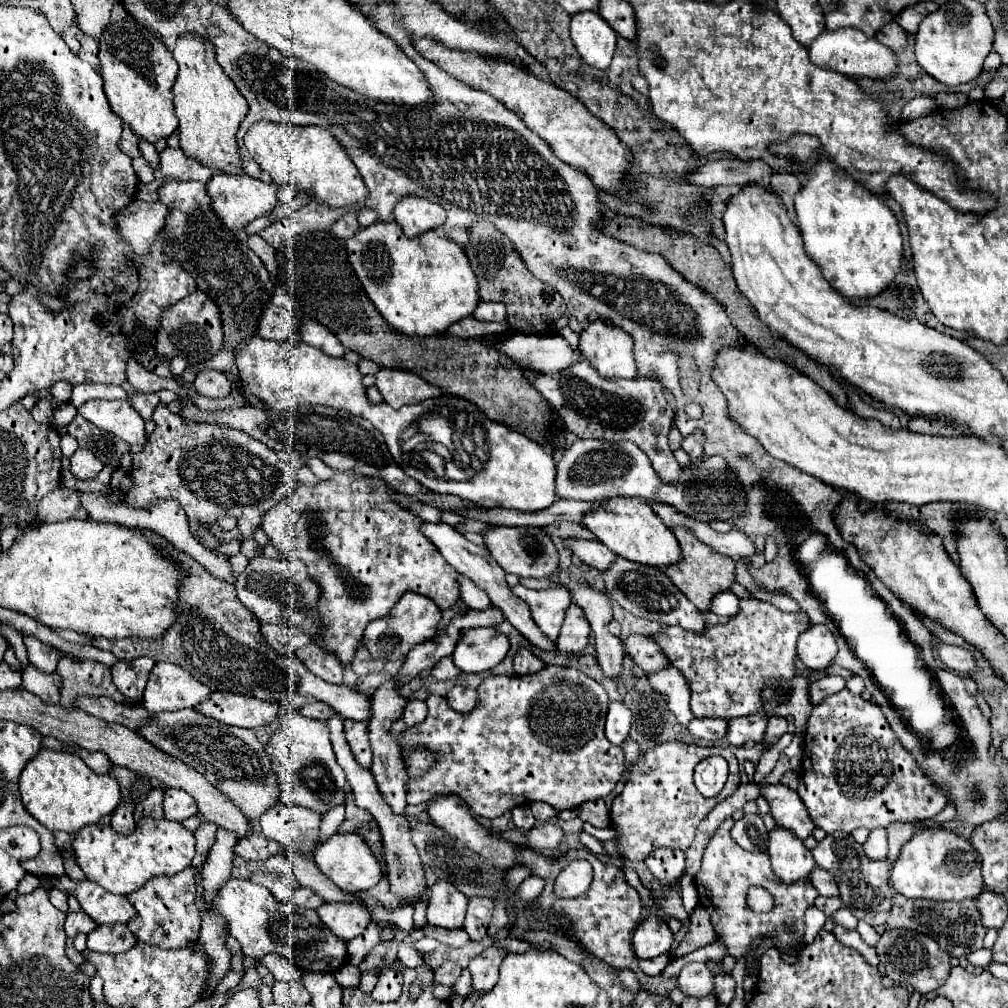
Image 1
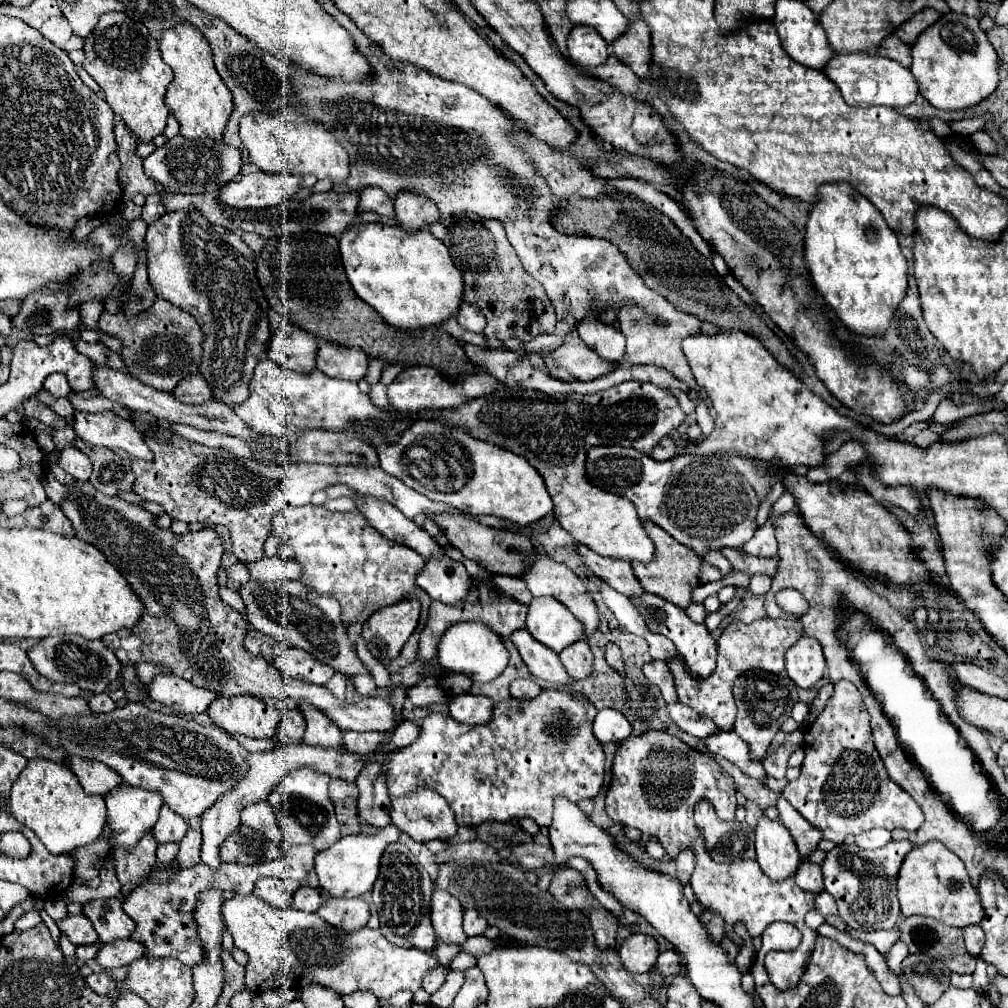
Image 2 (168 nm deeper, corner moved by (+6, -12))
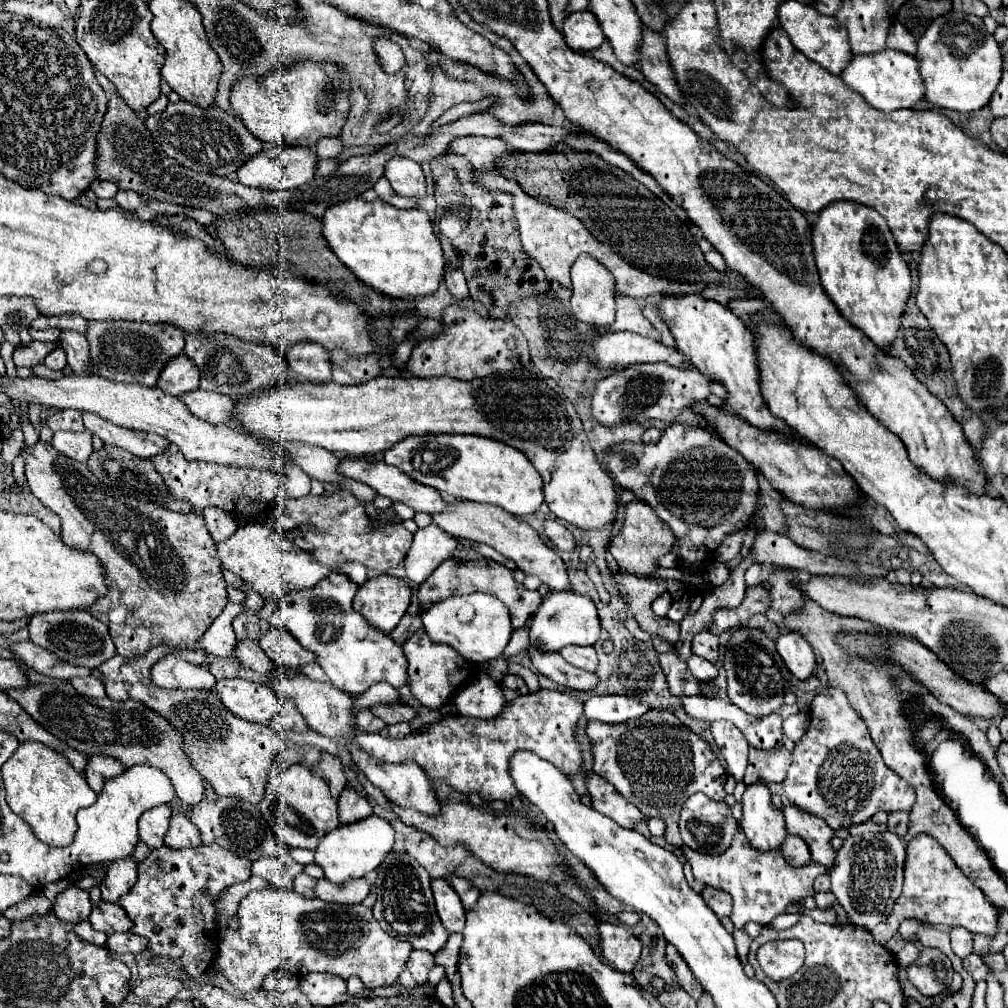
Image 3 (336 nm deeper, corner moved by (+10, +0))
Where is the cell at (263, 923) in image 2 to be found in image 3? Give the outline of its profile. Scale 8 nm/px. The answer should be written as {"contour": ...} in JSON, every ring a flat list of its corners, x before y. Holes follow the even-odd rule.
{"contour":[[266,886,262,890,252,890,248,896,244,896,236,916,240,928,236,932,228,930,228,934,222,938,218,964,222,966,222,974,240,992,260,990,262,978,266,978,270,972,278,968,286,968,294,976,306,976,310,972,328,972,344,980,348,980,350,976,358,976,368,988,390,986,406,970,406,960,412,954,412,946,406,940,398,940,384,932,372,916,372,910,362,904,328,904,320,898,304,898,294,890,278,890]]}

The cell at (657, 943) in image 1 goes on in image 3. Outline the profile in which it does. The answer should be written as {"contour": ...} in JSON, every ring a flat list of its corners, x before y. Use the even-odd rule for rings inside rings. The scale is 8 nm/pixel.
{"contour":[[600,922,600,948,608,964,620,972,632,972,634,964,640,958,642,942,630,934,622,924]]}

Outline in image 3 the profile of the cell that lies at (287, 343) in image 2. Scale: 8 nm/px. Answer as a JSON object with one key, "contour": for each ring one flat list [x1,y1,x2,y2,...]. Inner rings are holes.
{"contour":[[296,342,286,352,290,372,308,382,332,382,330,352,316,342]]}

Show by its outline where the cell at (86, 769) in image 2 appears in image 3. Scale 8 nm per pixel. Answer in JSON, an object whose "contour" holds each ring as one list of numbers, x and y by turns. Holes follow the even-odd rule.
{"contour":[[92,754,88,756,88,768,84,768,84,778,88,782,88,786,94,790,94,792,100,792,104,782,112,776,118,776,122,774,126,768,118,762,118,760,112,760,110,756,100,756,100,754]]}

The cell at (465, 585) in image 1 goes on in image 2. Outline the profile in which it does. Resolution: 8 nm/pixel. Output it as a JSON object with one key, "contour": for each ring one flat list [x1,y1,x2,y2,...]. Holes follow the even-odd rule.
{"contour":[[448,556,426,560,420,576,416,576,416,586,430,594,432,600,444,604,456,604,469,592,472,579,462,562]]}

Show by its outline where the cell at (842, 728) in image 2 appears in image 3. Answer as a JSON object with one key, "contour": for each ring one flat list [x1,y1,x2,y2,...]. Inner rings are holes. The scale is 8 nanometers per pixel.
{"contour":[[826,688,814,696,808,732,796,742,794,760,782,788,792,804,824,818,834,830,866,822,880,810,910,812,916,800,906,780,884,764,862,716,850,706,842,688]]}

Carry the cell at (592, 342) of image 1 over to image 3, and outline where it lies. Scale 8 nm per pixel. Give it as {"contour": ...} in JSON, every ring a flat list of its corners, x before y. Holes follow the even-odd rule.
{"contour":[[580,256,572,266,572,286,570,306,576,320,588,322,596,328,608,328,614,324,614,276,602,264,592,256]]}

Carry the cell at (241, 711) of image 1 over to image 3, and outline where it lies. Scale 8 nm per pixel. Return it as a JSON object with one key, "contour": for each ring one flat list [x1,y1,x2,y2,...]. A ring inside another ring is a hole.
{"contour":[[230,678,216,682,214,690,222,704,242,720,268,724,270,718,280,712,280,700,268,686,242,678]]}

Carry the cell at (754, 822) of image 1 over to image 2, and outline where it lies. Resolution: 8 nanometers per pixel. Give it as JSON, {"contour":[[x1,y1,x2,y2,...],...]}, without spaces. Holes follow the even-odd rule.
{"contour":[[698,802,694,806,694,824,706,842,708,854,716,862,752,860,752,828,746,822,724,822,714,814,712,802]]}

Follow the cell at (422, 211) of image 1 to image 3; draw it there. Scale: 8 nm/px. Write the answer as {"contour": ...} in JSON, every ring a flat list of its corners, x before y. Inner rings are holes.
{"contour":[[392,158,386,164,388,182,394,192,404,198,426,198,426,182,422,166,410,158]]}

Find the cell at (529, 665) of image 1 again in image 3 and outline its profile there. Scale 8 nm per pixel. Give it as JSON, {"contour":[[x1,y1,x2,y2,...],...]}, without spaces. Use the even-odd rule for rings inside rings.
{"contour":[[506,674,506,676,502,678,502,684,504,684,506,688,510,688,510,690,518,692,518,694,528,694,528,686,526,686,526,682,524,682,520,676]]}

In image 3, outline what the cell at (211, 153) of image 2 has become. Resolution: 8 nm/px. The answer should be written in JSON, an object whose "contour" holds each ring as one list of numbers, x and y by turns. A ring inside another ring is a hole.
{"contour":[[184,100,168,104,160,114,148,116,146,128,152,132,154,140,160,144,168,158,174,158,180,162,180,166,188,166,190,170,204,174,232,176,262,148,262,142,254,138,238,118,230,116,218,106,200,108]]}

